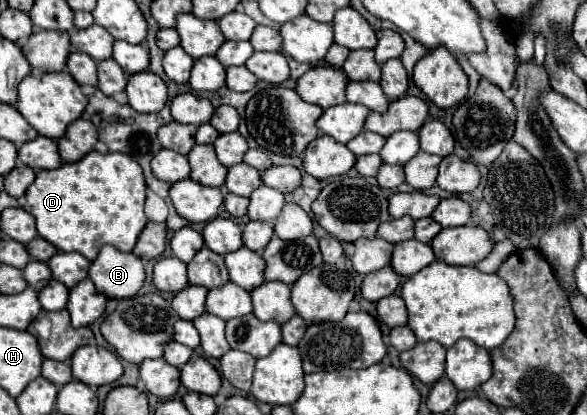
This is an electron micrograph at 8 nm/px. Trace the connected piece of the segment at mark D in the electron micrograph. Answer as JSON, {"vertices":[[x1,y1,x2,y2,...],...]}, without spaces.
{"vertices":[[90,151,76,163,62,163,58,169,38,171,26,191,24,209,36,217,38,235,60,251,76,251,94,261,102,245,132,251,144,225,146,183,142,167,126,153]]}

